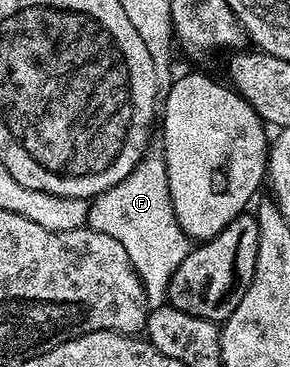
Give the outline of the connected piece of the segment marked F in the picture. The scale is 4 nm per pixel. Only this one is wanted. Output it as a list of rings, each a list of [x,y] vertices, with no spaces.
[[[150,147],[127,179],[89,201],[87,225],[103,235],[109,235],[123,247],[123,251],[127,251],[127,259],[131,259],[131,267],[141,280],[149,308],[158,309],[166,304],[165,292],[171,283],[171,275],[175,275],[175,267],[187,259],[191,238],[177,222],[167,183],[165,154],[160,148]]]

